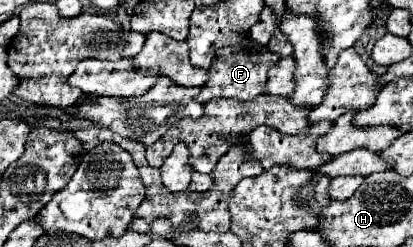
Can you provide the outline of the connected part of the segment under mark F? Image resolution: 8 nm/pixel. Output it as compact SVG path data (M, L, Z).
M255 45L255 49L251 49L251 51L243 49L243 47L223 47L213 57L213 63L209 67L209 79L201 87L201 93L197 95L197 101L199 103L207 103L207 101L211 101L215 97L249 101L249 99L253 99L253 97L257 97L257 95L261 95L265 91L267 71L277 61L279 61L279 55L267 51L267 47L257 47Z

